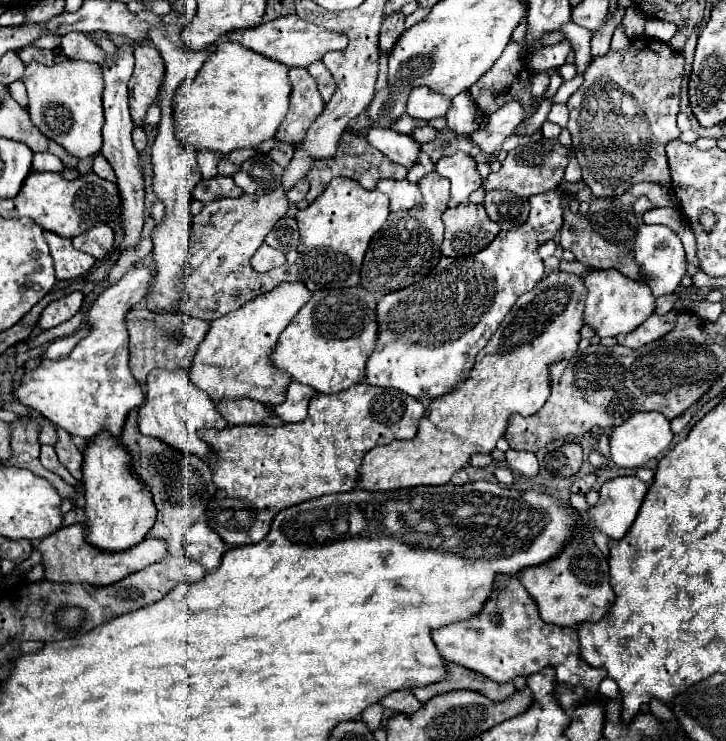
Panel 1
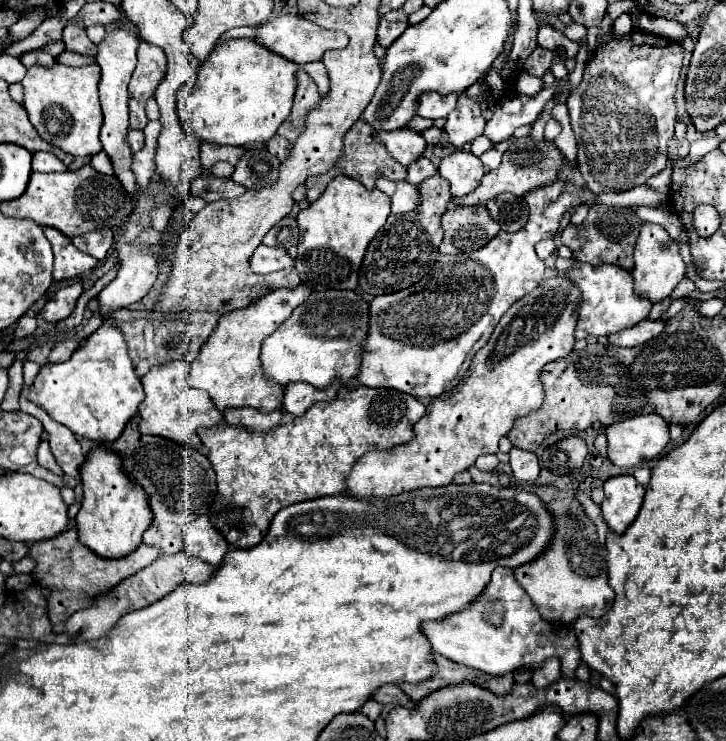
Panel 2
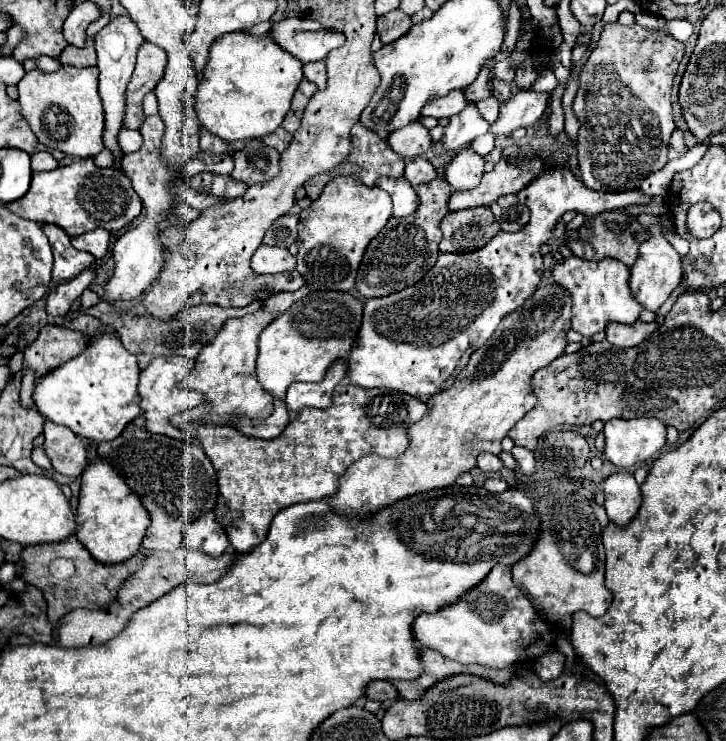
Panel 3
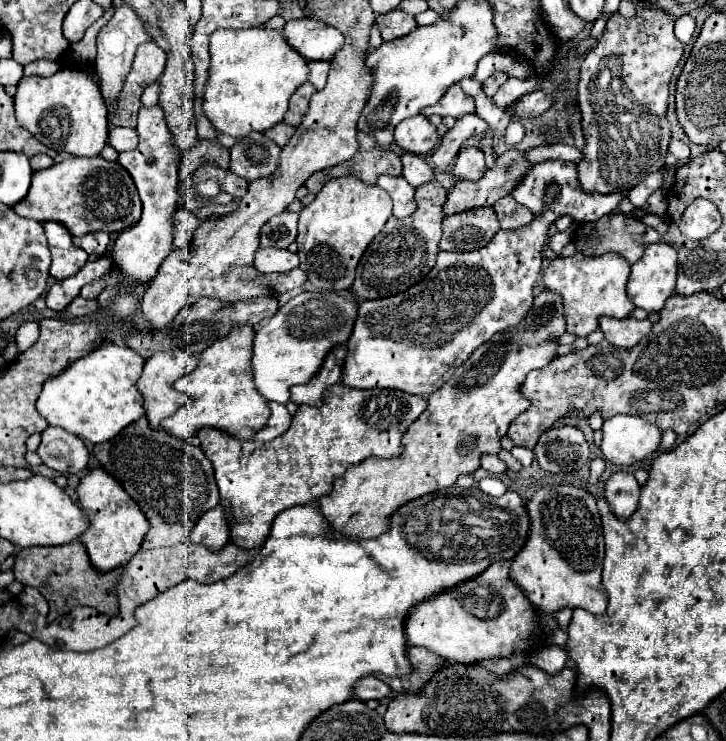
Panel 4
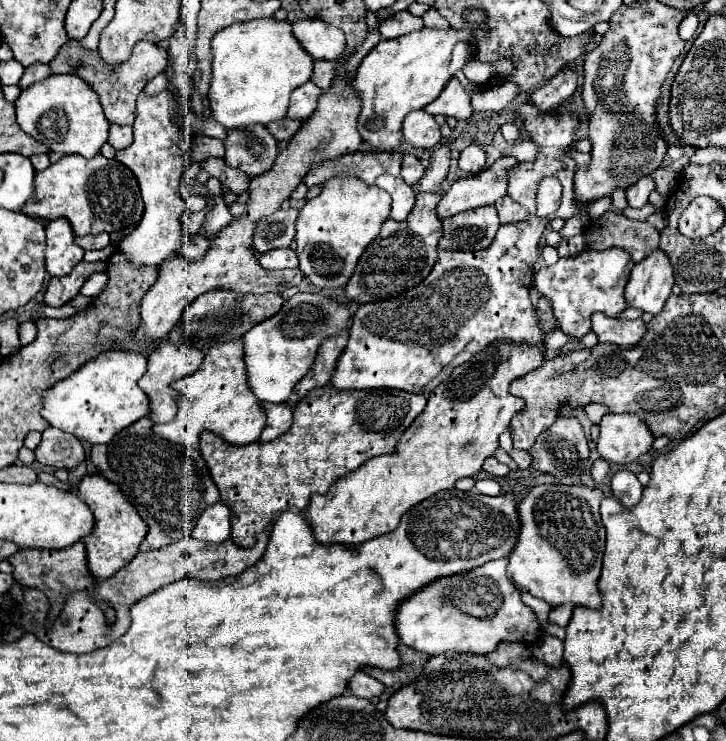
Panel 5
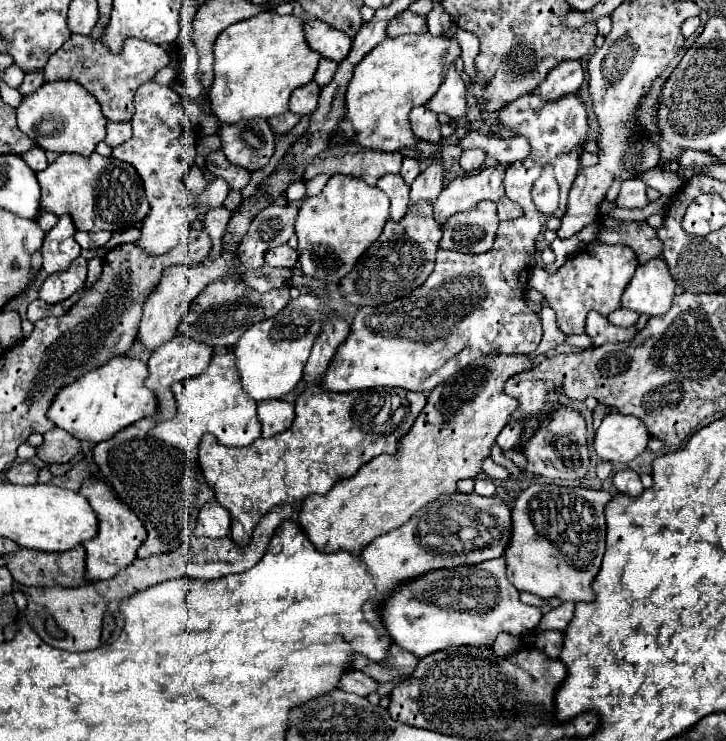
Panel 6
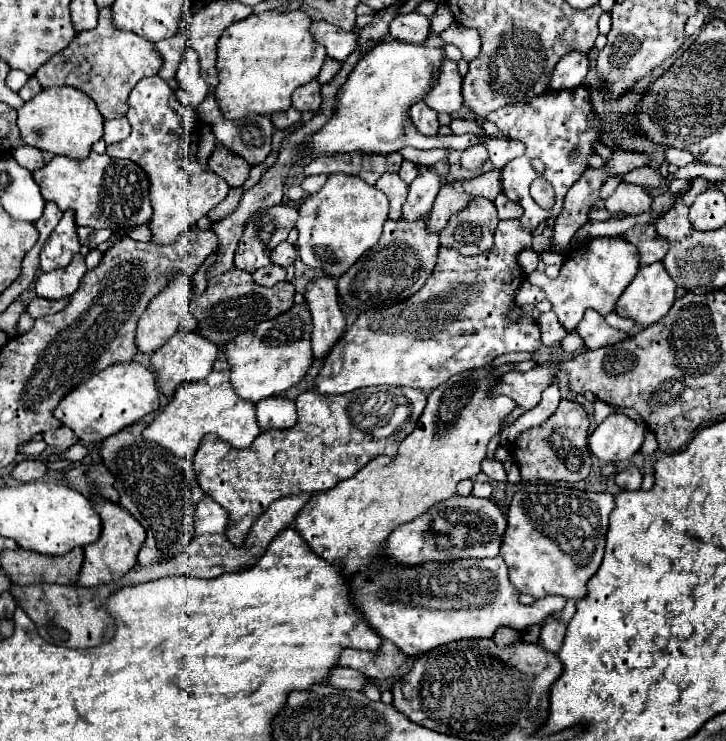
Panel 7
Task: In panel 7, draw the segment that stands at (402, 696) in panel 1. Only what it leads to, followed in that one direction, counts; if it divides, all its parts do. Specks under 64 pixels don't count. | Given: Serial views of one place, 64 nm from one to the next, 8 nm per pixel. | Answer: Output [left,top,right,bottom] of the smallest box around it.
[326,668,366,690]

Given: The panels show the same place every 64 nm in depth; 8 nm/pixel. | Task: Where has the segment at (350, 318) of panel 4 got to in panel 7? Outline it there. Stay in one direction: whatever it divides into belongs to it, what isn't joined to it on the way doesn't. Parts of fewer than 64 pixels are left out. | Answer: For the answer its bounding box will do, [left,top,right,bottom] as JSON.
[224,306,312,402]

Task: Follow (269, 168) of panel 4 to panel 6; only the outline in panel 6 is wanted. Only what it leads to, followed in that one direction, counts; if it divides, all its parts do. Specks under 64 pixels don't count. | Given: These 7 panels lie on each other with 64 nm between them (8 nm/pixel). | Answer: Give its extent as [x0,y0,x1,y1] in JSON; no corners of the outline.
[216,118,274,172]

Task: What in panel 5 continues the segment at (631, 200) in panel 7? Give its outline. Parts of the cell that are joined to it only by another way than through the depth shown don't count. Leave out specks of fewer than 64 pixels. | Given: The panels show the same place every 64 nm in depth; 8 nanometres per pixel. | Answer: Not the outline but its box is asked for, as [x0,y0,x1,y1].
[626,178,654,208]

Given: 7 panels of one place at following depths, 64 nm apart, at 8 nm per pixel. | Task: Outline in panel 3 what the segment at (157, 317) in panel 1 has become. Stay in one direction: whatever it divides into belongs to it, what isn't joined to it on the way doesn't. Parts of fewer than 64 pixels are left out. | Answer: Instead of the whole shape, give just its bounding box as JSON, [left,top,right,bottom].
[80,300,264,368]

